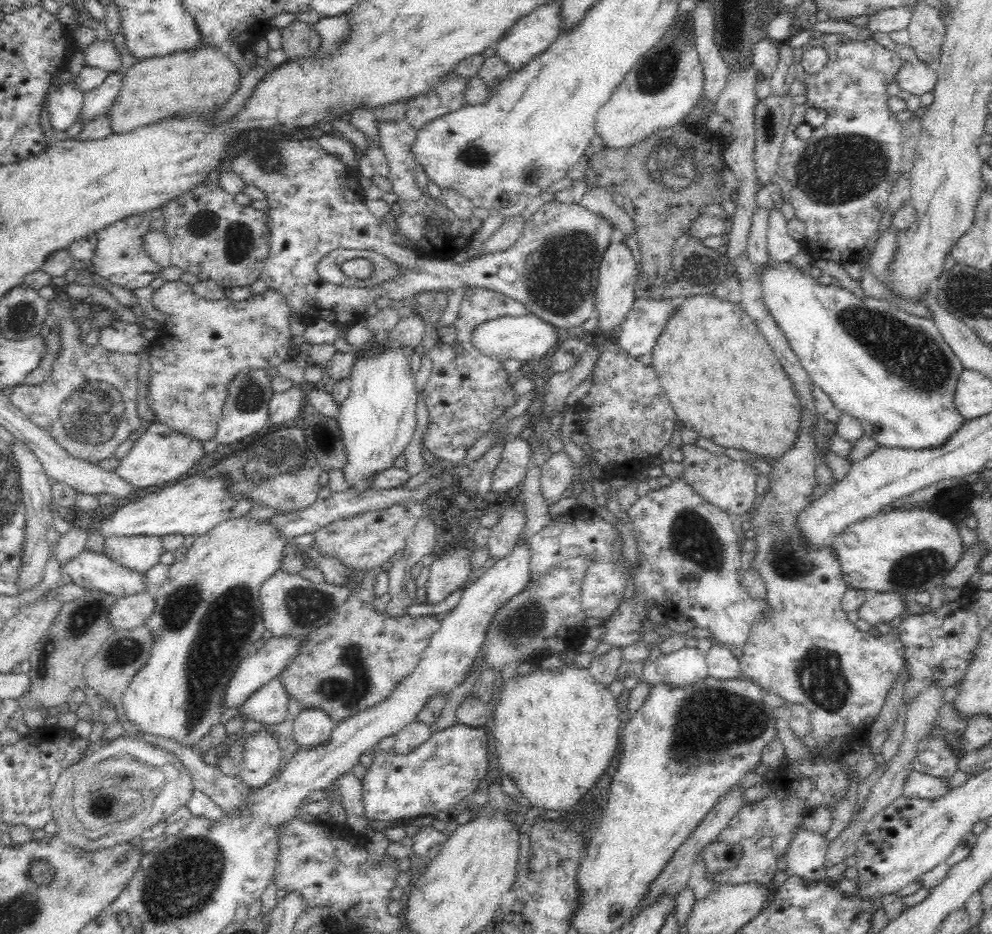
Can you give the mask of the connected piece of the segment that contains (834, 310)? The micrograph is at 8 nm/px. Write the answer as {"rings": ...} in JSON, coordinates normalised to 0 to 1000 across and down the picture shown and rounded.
{"rings":[[[795,278],[772,279],[771,284],[763,286],[763,297],[771,331],[776,335],[784,351],[793,362],[796,373],[801,377],[810,397],[815,399],[820,413],[824,413],[827,418],[830,418],[837,425],[837,428],[843,437],[865,449],[865,452],[869,455],[871,466],[875,466],[886,476],[924,481],[949,476],[953,474],[954,470],[957,470],[957,467],[962,461],[968,458],[968,455],[973,449],[964,439],[961,431],[961,424],[966,401],[971,398],[972,393],[970,393],[969,387],[960,377],[960,374],[952,366],[950,359],[946,355],[942,344],[938,339],[923,338],[911,334],[901,324],[895,323],[894,321],[887,321],[886,319],[879,319],[873,316],[865,319],[861,313],[855,310],[855,308],[847,303],[827,303],[824,298],[815,294],[815,292],[810,292],[806,286],[802,286]]]}

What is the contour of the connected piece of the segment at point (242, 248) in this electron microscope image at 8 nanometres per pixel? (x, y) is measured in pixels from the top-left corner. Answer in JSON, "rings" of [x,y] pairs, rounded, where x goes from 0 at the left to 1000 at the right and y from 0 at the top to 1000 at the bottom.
{"rings":[[[208,191],[171,214],[163,223],[162,228],[167,236],[164,247],[172,260],[172,284],[185,291],[194,291],[202,301],[215,300],[227,310],[234,306],[251,307],[261,299],[269,275],[269,261],[272,255],[272,247],[266,234],[266,225],[254,224],[250,219],[240,219],[234,213],[235,211],[236,209],[226,206],[219,197]]]}

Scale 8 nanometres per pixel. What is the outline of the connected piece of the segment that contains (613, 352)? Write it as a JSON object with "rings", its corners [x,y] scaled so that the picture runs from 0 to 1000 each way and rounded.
{"rings":[[[621,357],[605,361],[598,366],[603,376],[601,392],[594,403],[595,418],[577,435],[581,443],[581,460],[592,467],[597,478],[598,488],[608,509],[617,511],[635,511],[642,509],[644,503],[653,499],[661,487],[675,475],[675,469],[681,458],[682,443],[676,436],[673,423],[667,418],[657,392],[649,392],[641,383],[635,383],[630,375],[623,368]]]}

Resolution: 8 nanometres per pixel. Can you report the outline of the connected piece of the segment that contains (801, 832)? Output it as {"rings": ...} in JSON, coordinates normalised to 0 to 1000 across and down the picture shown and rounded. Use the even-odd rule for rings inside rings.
{"rings":[[[809,885],[804,888],[791,912],[792,931],[795,937],[833,945],[843,950],[847,955],[861,957],[864,950],[861,942],[850,940],[841,943],[835,939],[833,914],[836,904],[832,893]]]}

